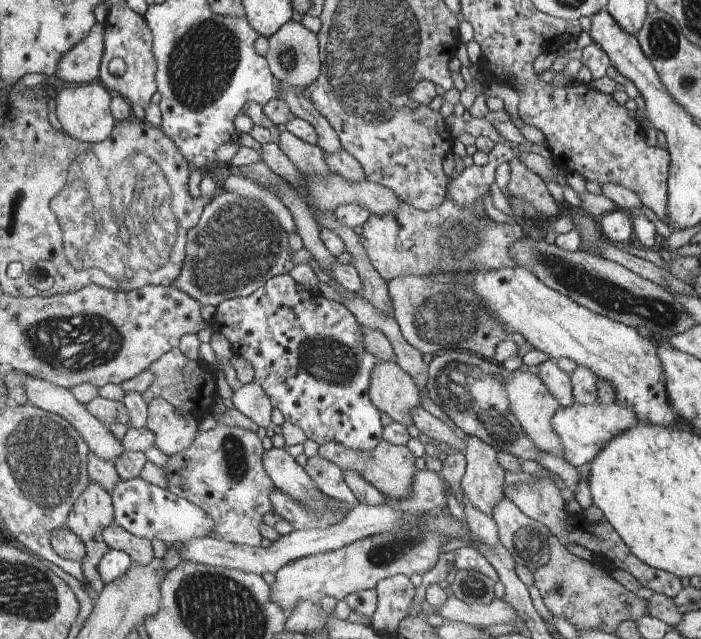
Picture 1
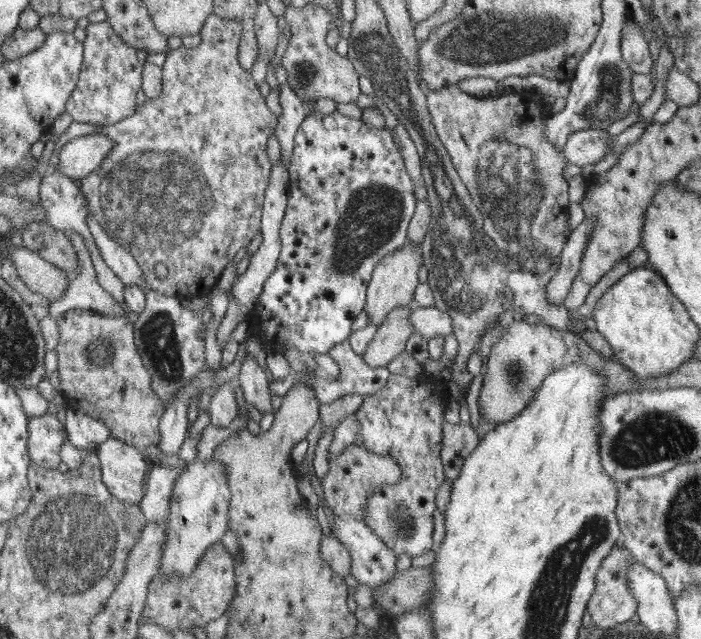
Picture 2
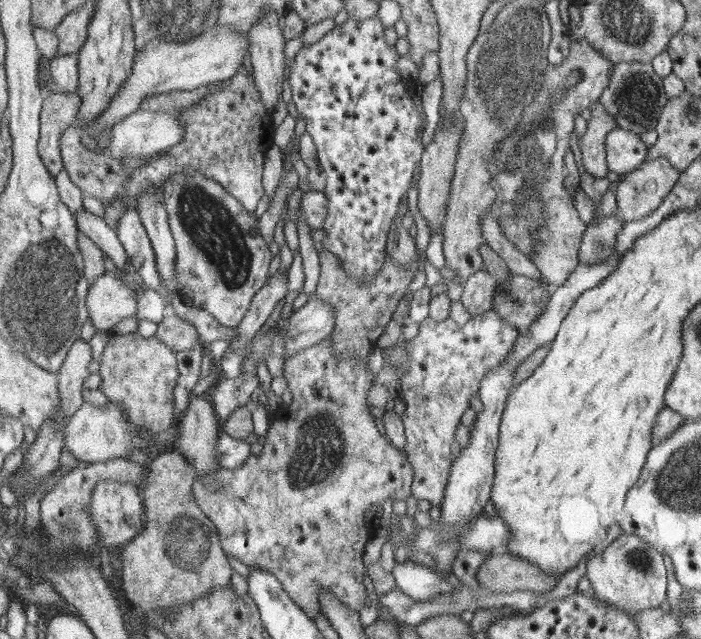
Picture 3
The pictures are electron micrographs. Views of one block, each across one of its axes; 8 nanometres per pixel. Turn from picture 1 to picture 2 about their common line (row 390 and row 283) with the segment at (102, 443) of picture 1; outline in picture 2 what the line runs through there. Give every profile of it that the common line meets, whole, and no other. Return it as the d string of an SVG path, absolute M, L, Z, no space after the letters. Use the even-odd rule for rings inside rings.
M11 245L9 258L19 278L31 291L58 300L67 292L73 280L71 272L44 260L37 252L24 246Z

